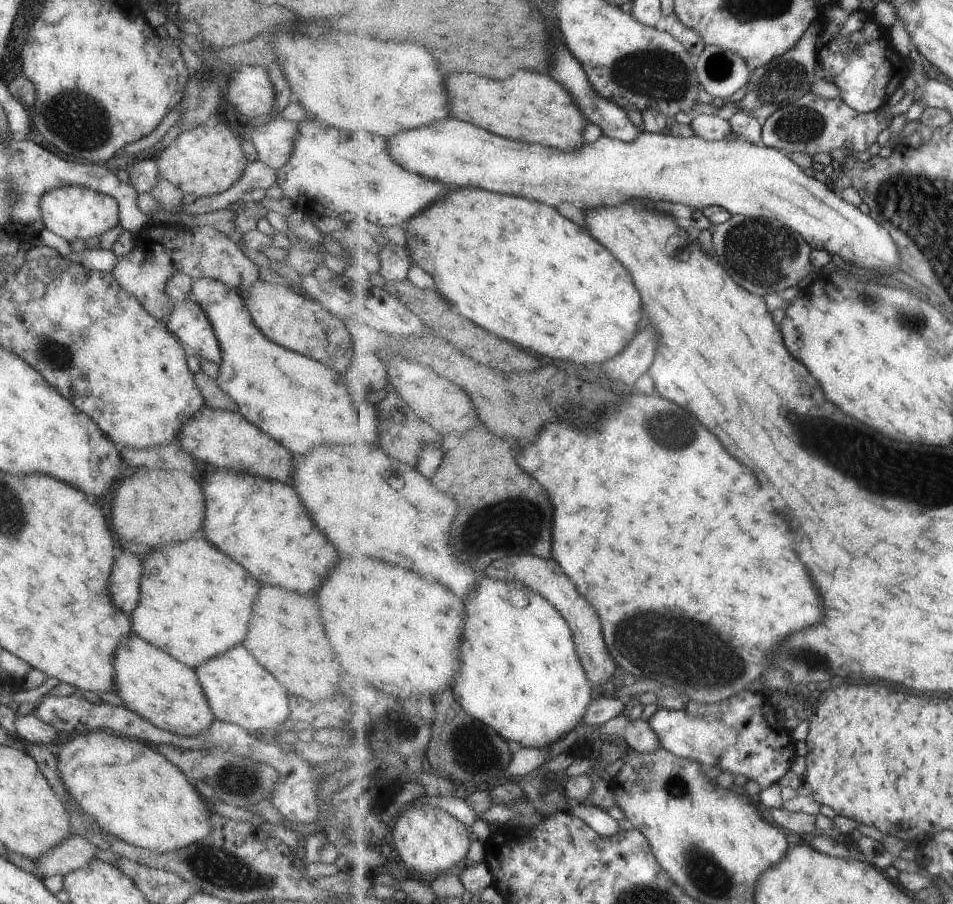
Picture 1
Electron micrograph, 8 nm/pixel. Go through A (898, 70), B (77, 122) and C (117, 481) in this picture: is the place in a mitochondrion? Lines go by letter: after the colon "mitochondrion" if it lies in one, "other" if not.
A: other
B: mitochondrion
C: other

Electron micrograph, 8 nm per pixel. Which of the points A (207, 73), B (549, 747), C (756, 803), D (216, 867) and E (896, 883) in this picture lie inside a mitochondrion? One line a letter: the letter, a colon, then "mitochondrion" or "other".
A: mitochondrion
B: other
C: other
D: mitochondrion
E: other

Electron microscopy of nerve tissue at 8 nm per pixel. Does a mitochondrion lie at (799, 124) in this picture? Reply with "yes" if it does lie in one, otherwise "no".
yes

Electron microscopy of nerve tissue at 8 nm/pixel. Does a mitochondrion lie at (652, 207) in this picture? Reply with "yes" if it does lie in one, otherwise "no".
no

